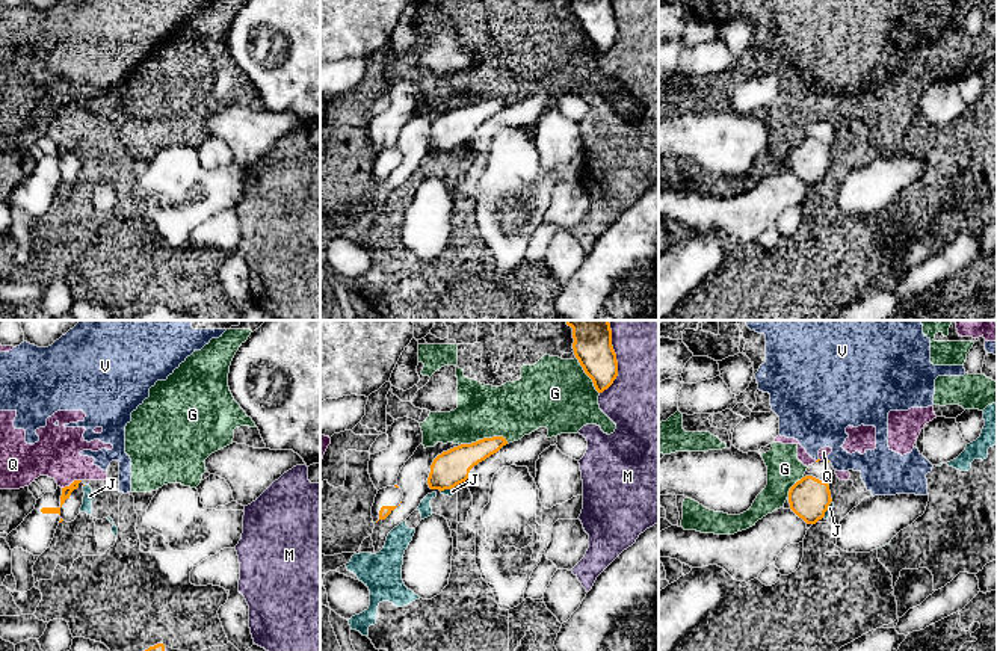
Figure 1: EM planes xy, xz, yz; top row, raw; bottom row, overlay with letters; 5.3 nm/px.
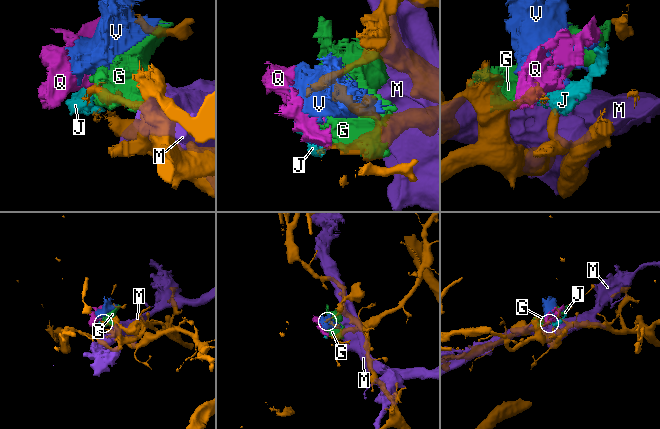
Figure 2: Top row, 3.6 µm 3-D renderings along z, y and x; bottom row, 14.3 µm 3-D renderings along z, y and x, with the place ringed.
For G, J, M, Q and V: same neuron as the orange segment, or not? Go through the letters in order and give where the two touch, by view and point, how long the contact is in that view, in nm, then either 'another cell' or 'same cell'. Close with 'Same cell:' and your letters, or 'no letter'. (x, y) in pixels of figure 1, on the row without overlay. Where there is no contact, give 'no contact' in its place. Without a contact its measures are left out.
G: meets orange in xz at (484, 100); contact 260 nm long; another cell
J: meets orange in yz at (827, 171); contact 110 nm long; another cell
M: meets orange in xz at (617, 29); contact 300 nm long; another cell
Q: meets orange in xy at (71, 145); contact 120 nm long; another cell
V: no contact; another cell
Same cell: no letter

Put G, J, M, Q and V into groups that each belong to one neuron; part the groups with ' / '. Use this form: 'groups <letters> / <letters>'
groups G J Q V / M

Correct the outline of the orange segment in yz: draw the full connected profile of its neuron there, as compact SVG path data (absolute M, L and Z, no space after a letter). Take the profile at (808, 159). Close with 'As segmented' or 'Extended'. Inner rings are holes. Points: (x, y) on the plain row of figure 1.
M813 137L802 139L789 153L790 171L807 186L822 181L831 163L829 147Z. As segmented

